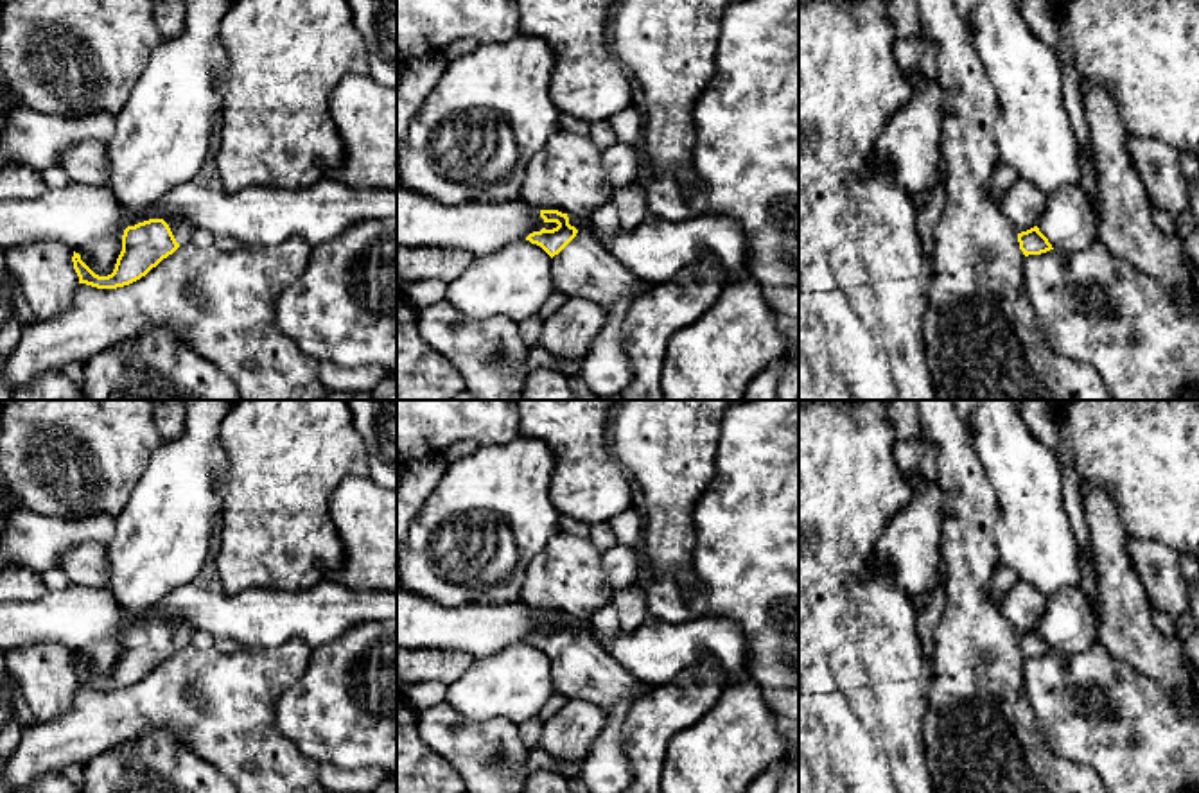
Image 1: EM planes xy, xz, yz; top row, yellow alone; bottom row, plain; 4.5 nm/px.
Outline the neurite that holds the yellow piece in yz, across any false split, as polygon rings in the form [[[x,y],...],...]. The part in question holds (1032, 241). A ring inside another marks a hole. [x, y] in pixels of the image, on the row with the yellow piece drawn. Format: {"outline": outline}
{"outline": [[[1081,185],[1063,187],[1048,194],[1045,212],[1037,226],[1018,233],[1020,249],[1025,257],[1050,249],[1073,253],[1090,248],[1098,239],[1098,221]]]}

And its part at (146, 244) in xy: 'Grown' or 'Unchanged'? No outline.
Grown

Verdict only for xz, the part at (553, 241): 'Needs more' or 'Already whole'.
Needs more

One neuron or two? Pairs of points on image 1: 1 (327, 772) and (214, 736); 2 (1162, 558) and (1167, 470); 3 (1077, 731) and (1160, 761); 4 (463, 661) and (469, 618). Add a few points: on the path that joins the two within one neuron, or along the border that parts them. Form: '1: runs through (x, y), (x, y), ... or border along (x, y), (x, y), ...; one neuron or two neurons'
1: border along (322, 765), (318, 774); two neurons
2: border along (1128, 539), (1155, 539), (1180, 553); two neurons
3: runs through (1097, 731), (1110, 731), (1128, 749), (1140, 750); one neuron
4: border along (424, 648), (467, 652), (474, 659); two neurons

